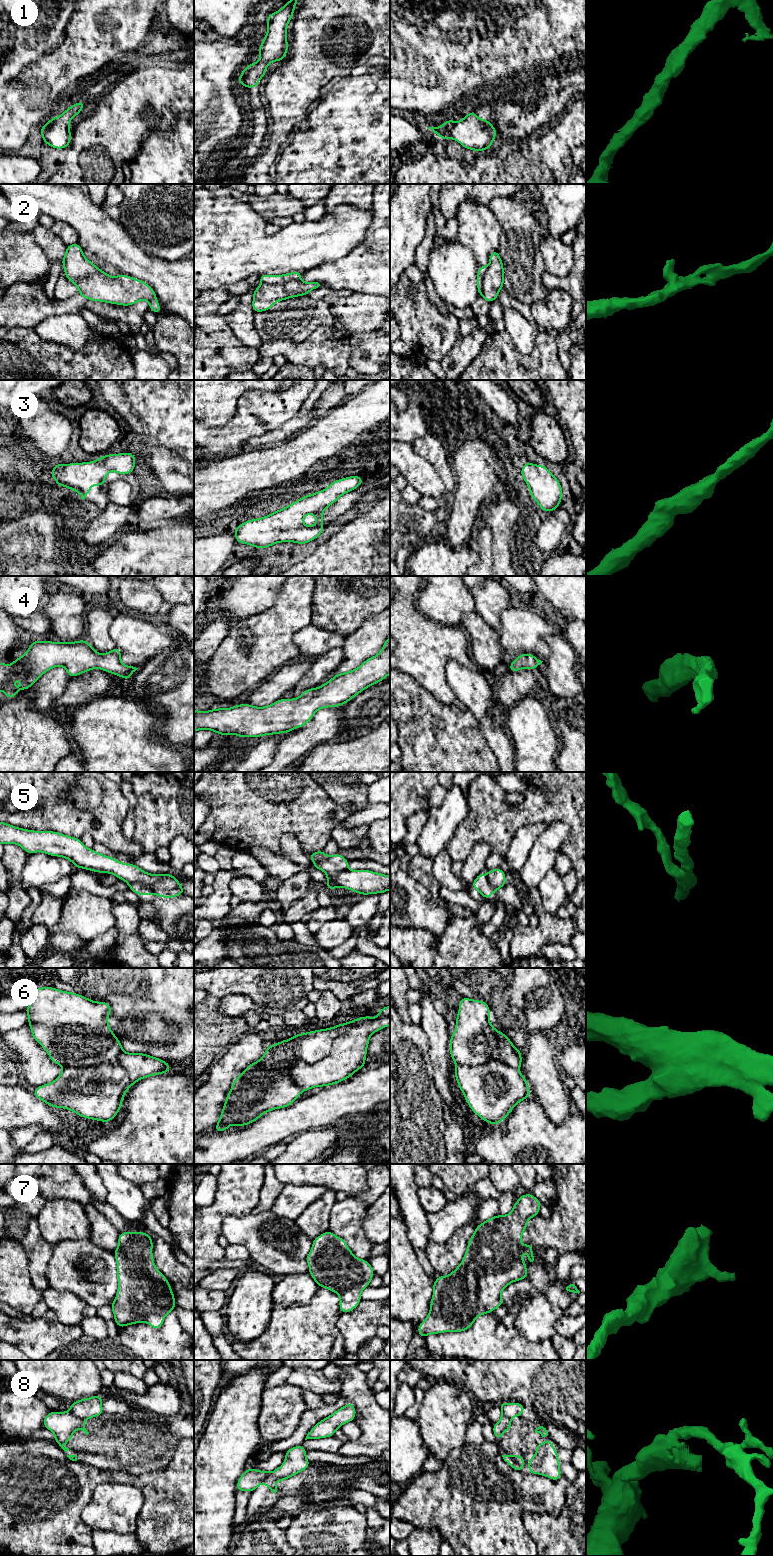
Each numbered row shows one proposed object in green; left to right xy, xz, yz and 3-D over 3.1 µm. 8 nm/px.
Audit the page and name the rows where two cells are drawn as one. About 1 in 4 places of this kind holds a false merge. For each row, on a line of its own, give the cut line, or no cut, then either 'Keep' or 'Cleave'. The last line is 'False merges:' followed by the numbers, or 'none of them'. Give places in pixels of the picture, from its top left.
1: No split. Keep
2: No split. Keep
3: No split. Keep
4: No split. Keep
5: Split along xy (128, 883), (141, 883), (154, 893). Cleave
6: Split along xz (373, 1018), (338, 1033), (321, 1059), (290, 1068), (301, 1091). Cleave
7: No split. Keep
8: Split along xy (69, 1410), (74, 1415), (84, 1419). Cleave
False merges: 5, 6, 8

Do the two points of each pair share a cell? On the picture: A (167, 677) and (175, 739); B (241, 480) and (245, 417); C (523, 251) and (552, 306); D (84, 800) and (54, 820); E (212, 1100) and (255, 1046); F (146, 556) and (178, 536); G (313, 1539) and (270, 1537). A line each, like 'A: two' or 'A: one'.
A: one
B: two
C: two
D: two
E: one
F: one
G: two

